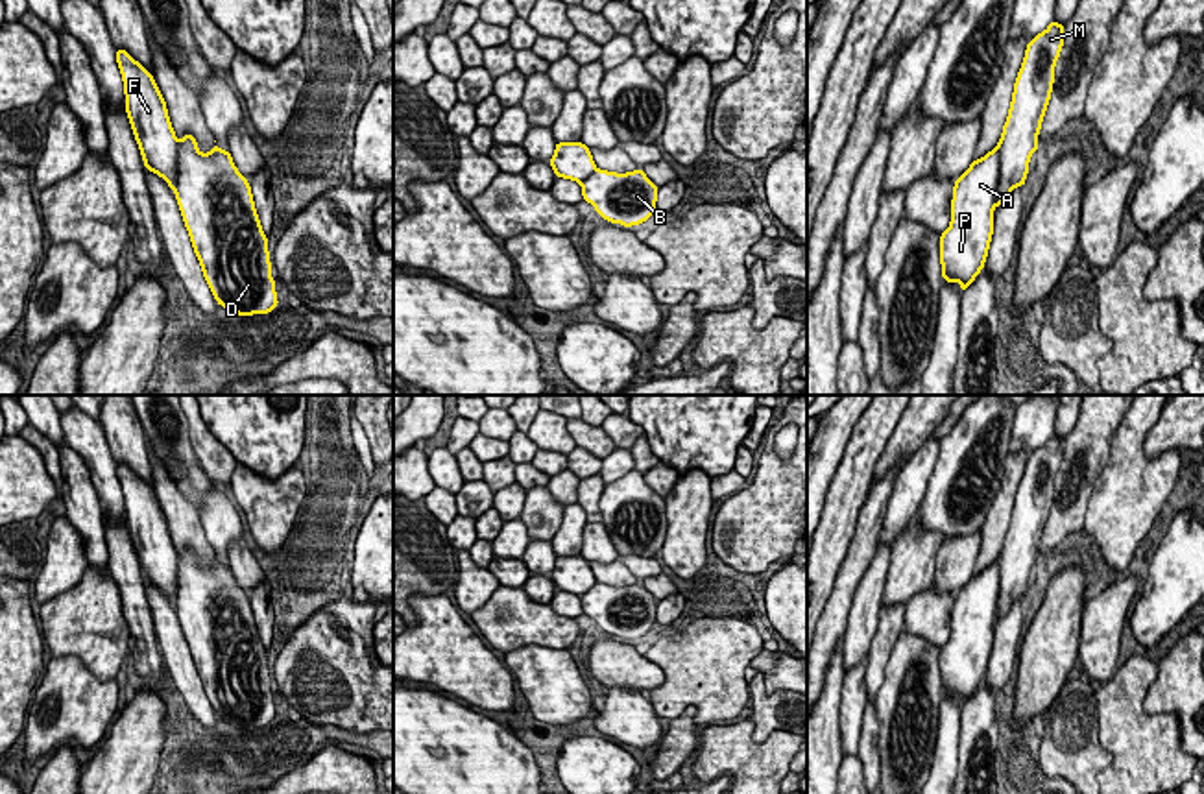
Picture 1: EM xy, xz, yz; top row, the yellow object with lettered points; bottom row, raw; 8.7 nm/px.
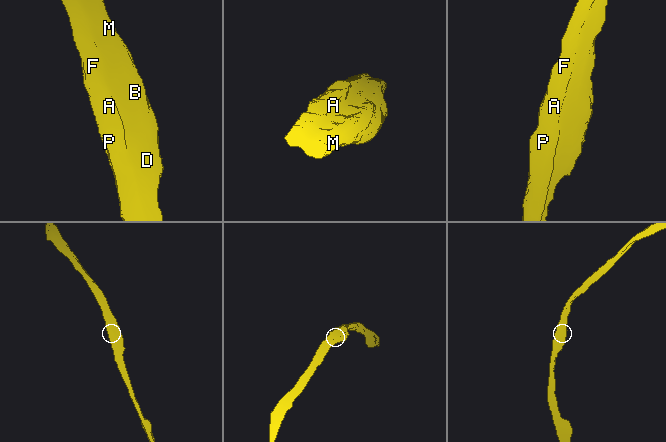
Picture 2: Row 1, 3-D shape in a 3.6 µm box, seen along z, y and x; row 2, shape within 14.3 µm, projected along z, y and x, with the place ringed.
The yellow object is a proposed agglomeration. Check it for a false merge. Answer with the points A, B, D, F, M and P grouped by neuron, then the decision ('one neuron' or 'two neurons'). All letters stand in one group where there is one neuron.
groups A F P / B D M; two neurons

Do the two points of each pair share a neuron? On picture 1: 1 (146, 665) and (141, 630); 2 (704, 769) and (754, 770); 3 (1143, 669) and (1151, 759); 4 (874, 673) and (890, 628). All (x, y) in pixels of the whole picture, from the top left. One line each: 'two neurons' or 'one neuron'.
1: one neuron
2: one neuron
3: one neuron
4: one neuron

